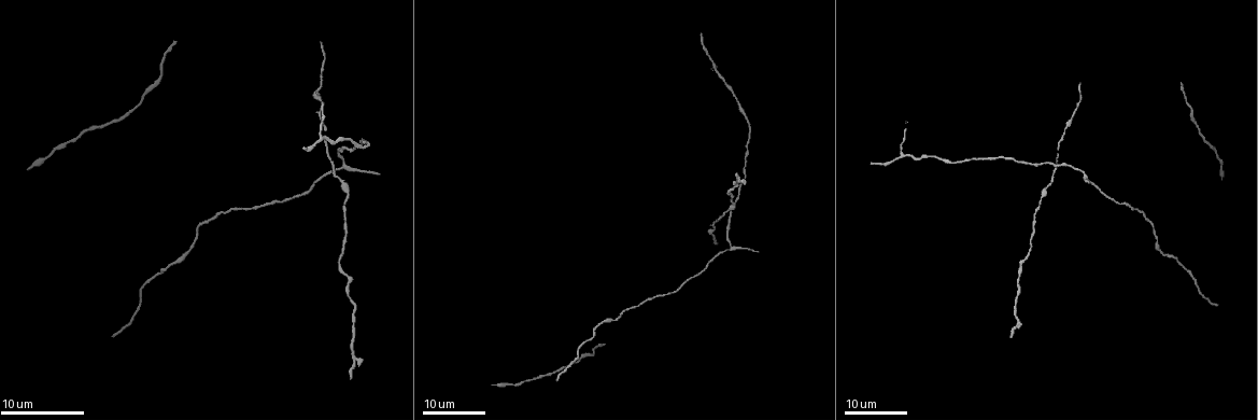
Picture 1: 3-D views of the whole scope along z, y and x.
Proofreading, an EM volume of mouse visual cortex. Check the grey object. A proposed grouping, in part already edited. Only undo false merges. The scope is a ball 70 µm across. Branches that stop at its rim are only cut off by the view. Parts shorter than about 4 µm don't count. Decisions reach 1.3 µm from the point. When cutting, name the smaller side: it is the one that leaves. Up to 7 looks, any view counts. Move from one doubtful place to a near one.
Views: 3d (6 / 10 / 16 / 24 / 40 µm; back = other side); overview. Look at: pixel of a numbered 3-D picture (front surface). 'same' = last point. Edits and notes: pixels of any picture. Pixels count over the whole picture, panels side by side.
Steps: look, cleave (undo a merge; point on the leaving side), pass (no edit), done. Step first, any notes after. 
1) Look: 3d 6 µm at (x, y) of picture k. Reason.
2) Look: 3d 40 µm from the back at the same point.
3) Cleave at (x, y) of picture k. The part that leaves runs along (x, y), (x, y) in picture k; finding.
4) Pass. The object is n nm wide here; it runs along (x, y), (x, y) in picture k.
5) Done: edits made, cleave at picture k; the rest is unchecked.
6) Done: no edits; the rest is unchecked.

Look: 3d 16 µm at (1042, 198) of picture 1. Thick turns thin.

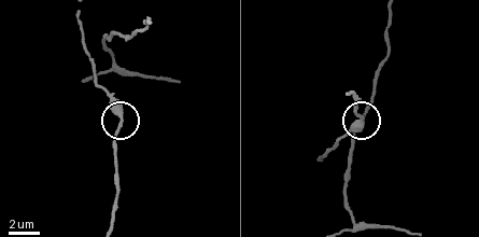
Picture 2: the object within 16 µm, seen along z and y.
Look: 3d 6 µm at (121, 118) of picture 2.

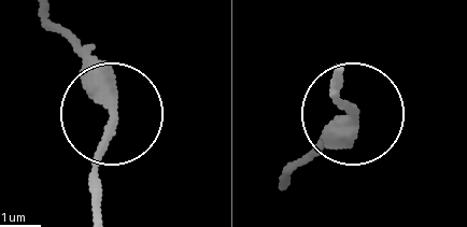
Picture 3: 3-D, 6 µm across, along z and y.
Pass. It runs along (44, 12), (79, 53), (113, 125), (92, 208) in picture 3; continuous, no second neuron.

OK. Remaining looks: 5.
Look: 3d 16 µm at (728, 218) of picture 1.

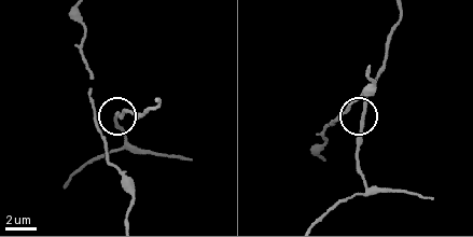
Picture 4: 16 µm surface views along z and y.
Look: 3d 10 µm at (120, 117) of picture 4.

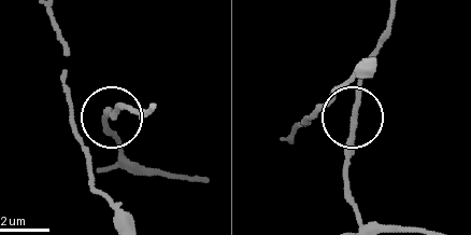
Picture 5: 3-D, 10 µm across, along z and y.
Pass. Continuous, no second neuron.

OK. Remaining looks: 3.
Look: 3d 24 µm at (348, 293) of picture 1. Sudden change in width.

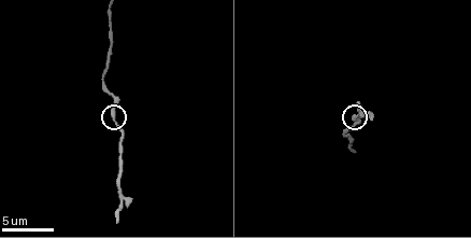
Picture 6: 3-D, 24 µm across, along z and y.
Look: 3d 6 µm at (112, 116) of picture 6. Zoom in.

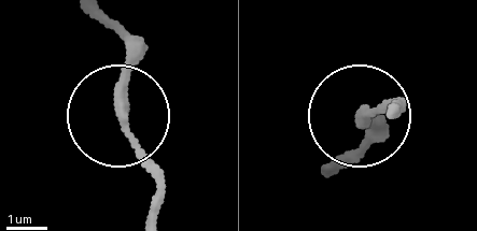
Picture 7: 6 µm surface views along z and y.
Pass. The object is 270 nm wide here; it runs along (338, 171), (362, 144), (362, 113), (396, 103) in picture 7; continuous, no second neuron.

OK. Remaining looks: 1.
Done: no edits; the rest is unchecked.

